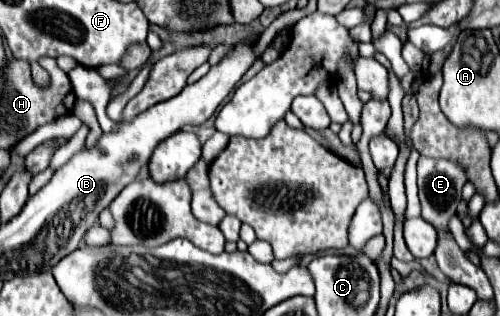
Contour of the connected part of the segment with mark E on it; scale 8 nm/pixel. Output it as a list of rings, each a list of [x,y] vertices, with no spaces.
[[[419,157],[419,161],[417,161],[417,185],[419,185],[423,219],[429,221],[435,229],[447,229],[447,221],[457,211],[457,205],[461,201],[461,189],[465,183],[467,183],[467,173],[455,161]]]

